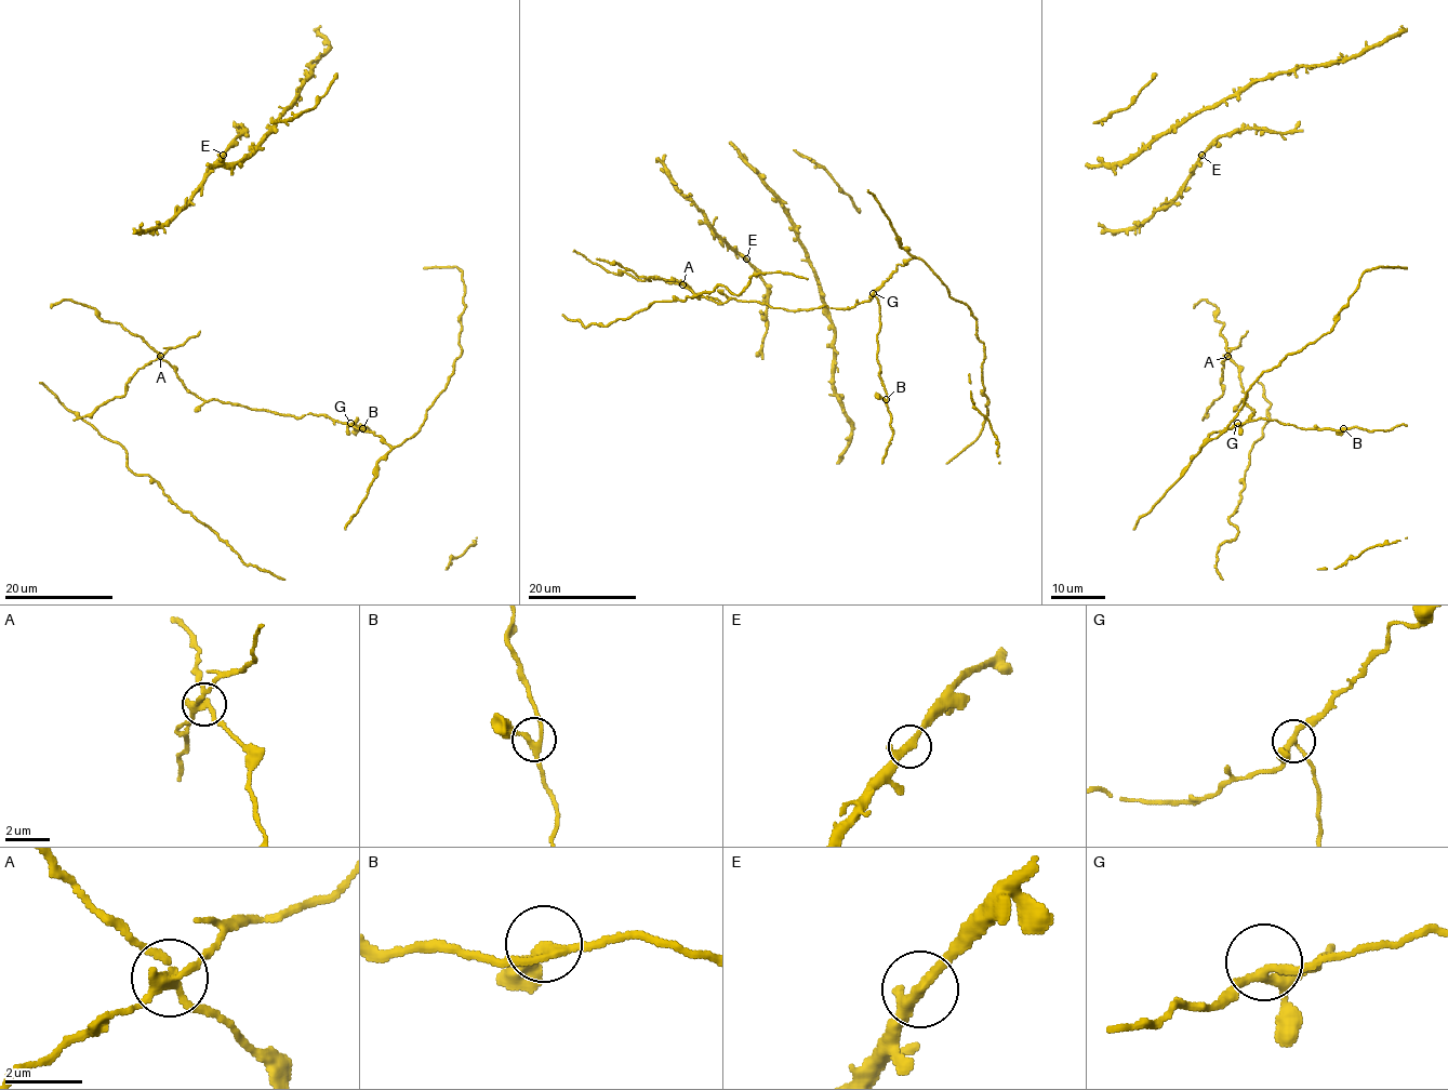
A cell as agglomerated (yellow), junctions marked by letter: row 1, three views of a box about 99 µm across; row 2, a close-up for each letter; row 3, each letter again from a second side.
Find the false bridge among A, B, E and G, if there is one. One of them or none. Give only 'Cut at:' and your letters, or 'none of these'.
Cut at: A

